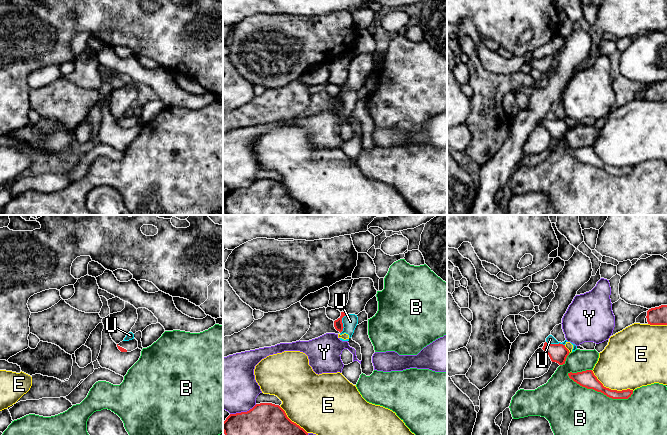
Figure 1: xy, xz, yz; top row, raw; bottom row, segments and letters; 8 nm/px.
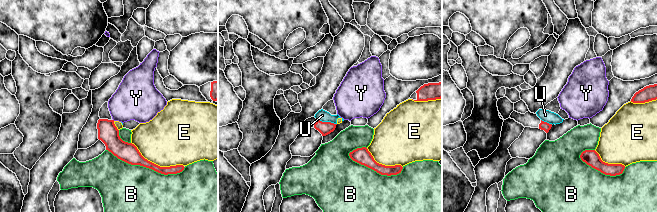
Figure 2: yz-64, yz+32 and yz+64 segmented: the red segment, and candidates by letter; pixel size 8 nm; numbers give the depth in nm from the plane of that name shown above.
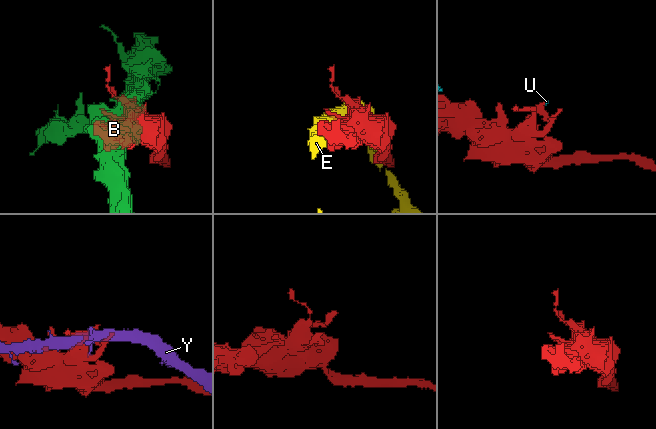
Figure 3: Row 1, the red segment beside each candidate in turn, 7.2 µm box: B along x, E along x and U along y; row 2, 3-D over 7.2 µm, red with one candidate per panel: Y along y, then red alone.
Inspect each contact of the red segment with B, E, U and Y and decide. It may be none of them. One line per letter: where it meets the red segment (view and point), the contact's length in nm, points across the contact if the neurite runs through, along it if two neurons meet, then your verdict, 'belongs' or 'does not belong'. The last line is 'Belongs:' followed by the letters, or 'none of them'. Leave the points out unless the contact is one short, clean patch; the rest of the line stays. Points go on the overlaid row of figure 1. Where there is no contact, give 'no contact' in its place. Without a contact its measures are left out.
B: yz (599, 391) | 550 nm | does not belong
E: yz (610, 389) | 380 nm | does not belong
U: xz (342, 323) | 170 nm | along xz (348, 314), (342, 318), (343, 330), (340, 333) | does not belong
Y: xz (243, 412) | 240 nm | does not belong
Belongs: none of them

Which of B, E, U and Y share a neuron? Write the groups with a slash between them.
B / E U / Y

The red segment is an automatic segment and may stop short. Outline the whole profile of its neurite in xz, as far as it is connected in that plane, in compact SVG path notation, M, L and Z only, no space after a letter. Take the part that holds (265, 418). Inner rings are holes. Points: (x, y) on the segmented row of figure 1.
M272 403L256 404L247 412L230 414L223 422L223 432L225 435L308 435L308 433L296 423L292 422L285 411Z

